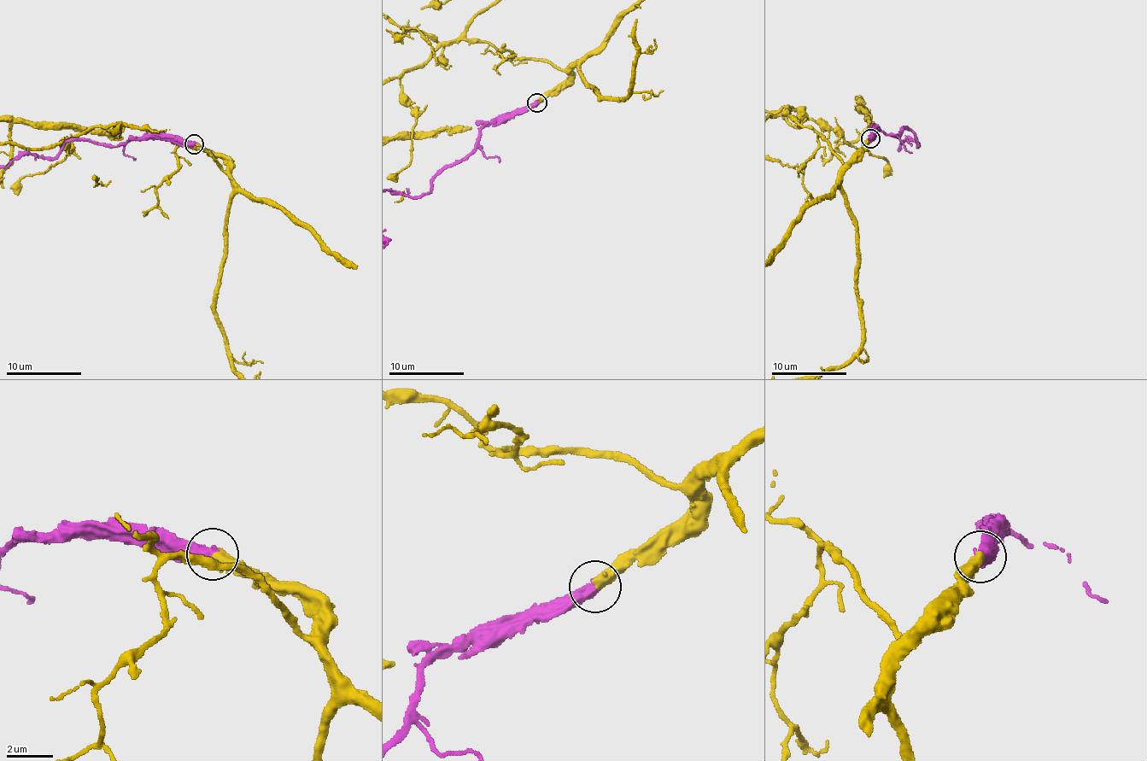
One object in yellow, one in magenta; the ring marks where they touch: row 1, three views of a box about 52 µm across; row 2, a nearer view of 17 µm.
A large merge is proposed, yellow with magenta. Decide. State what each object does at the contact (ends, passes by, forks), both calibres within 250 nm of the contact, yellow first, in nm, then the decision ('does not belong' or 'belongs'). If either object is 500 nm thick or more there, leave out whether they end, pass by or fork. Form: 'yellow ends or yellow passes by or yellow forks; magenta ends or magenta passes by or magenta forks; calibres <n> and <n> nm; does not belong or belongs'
calibres 500 and 550 nm; belongs

